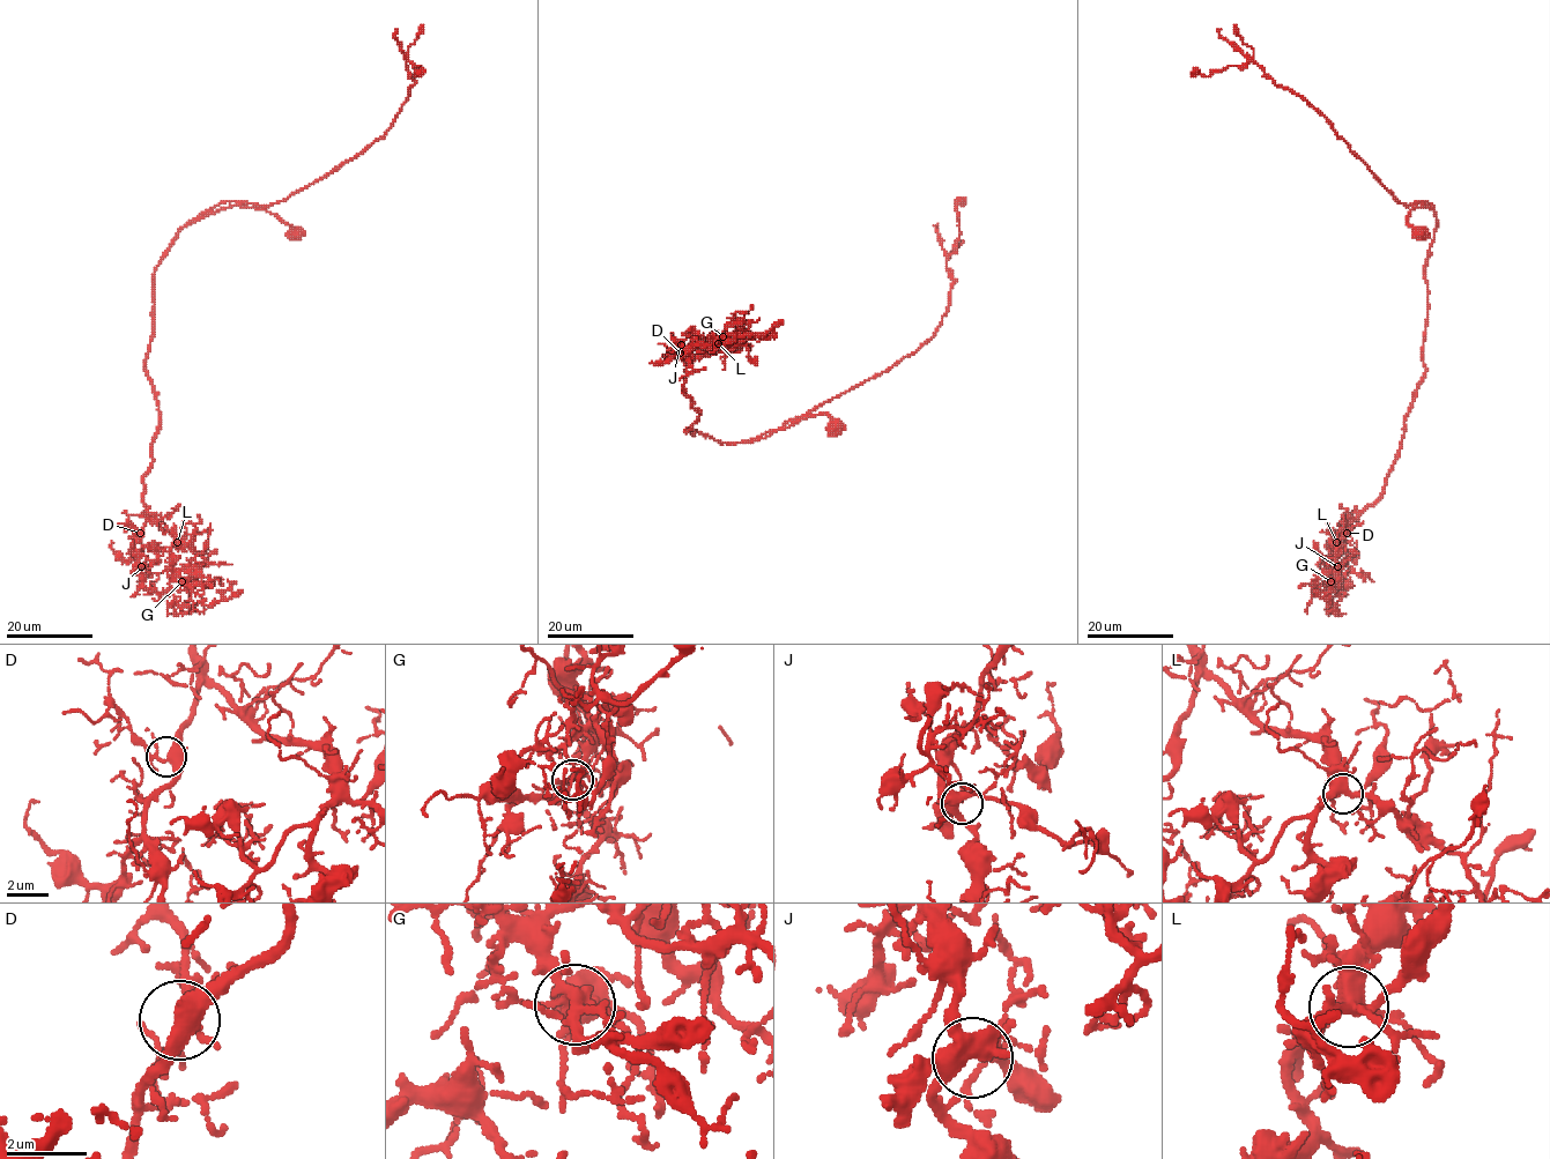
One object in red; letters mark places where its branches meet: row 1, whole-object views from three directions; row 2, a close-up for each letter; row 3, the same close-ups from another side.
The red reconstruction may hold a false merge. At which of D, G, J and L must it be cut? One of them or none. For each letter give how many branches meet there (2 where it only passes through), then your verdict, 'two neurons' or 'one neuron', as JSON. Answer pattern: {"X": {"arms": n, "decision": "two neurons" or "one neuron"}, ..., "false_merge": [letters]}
{"D": {"arms": 5, "decision": "one neuron"}, "G": {"arms": 9, "decision": "one neuron"}, "J": {"arms": 5, "decision": "one neuron"}, "L": {"arms": 7, "decision": "one neuron"}, "false_merge": []}

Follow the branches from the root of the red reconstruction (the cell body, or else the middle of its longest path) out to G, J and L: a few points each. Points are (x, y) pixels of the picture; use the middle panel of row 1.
G: (835, 424), (818, 413), (734, 443), (687, 432), (699, 411), (683, 393), (685, 368), (722, 336)
J: (835, 424), (818, 413), (734, 443), (687, 432), (699, 411), (683, 393), (681, 344)
L: (835, 424), (818, 413), (764, 438), (734, 443), (687, 432), (699, 411), (683, 393), (685, 368), (718, 343)

